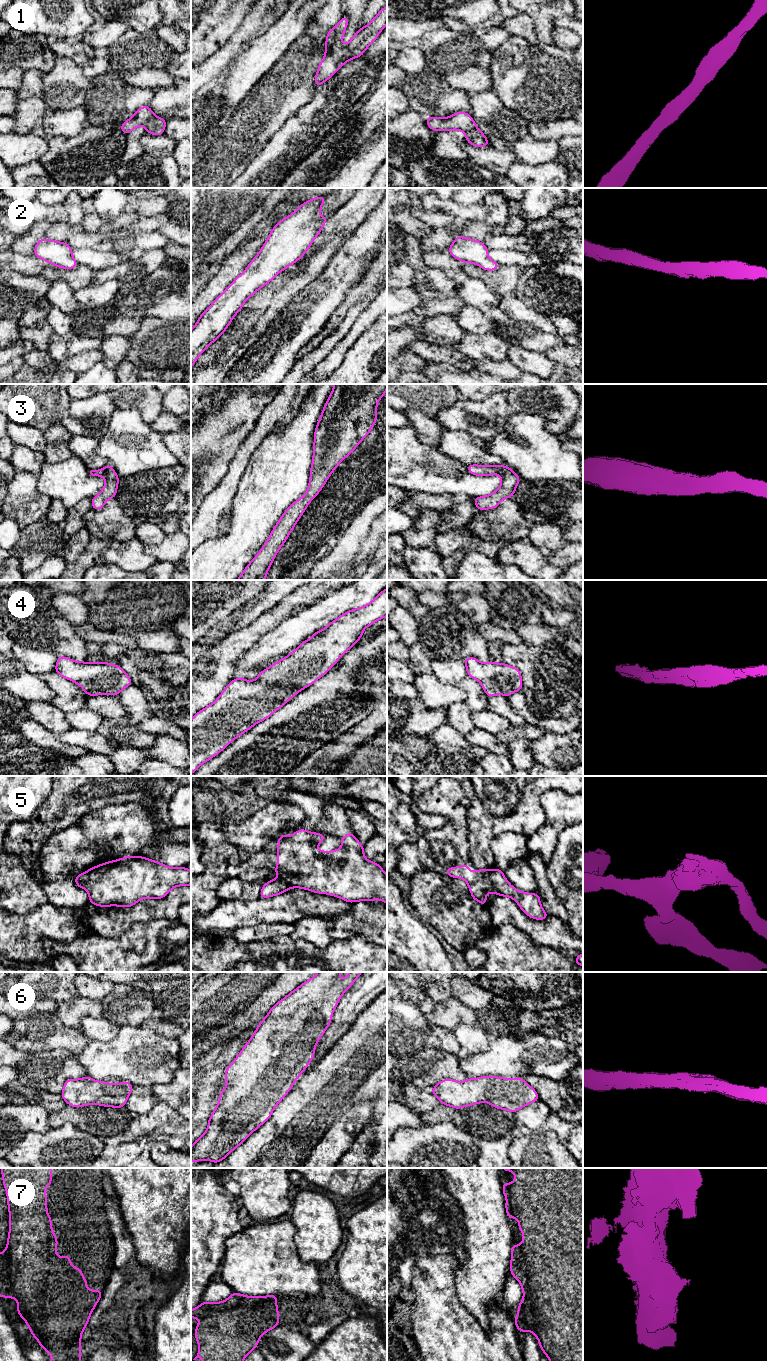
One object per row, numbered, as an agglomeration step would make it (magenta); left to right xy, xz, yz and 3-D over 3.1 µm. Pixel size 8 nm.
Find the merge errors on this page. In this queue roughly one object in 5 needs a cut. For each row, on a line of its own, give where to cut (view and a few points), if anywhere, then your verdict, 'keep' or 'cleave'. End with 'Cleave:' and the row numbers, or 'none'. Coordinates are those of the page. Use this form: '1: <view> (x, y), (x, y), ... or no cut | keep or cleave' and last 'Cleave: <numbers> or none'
1: no cut | keep
2: no cut | keep
3: no cut | keep
4: no cut | keep
5: yz (490, 870), (491, 883), (499, 894) | cleave
6: no cut | keep
7: no cut | keep
Cleave: 5

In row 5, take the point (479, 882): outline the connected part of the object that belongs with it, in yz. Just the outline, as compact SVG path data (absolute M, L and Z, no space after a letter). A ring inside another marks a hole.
M466 862L460 867L447 868L445 875L464 879L468 884L472 898L481 905L487 905L486 895L489 892L494 892L496 896L499 895L490 878L491 870L478 869L477 871L469 871L468 863Z

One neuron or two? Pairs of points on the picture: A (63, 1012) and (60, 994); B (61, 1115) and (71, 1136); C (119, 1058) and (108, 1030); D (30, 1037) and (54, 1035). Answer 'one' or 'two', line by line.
A: two
B: two
C: two
D: one

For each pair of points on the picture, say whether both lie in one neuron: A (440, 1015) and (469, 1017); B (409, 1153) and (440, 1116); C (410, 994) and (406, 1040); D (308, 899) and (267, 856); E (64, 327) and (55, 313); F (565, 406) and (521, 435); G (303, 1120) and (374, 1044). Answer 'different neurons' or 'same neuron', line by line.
A: same neuron
B: different neurons
C: different neurons
D: different neurons
E: same neuron
F: different neurons
G: same neuron

